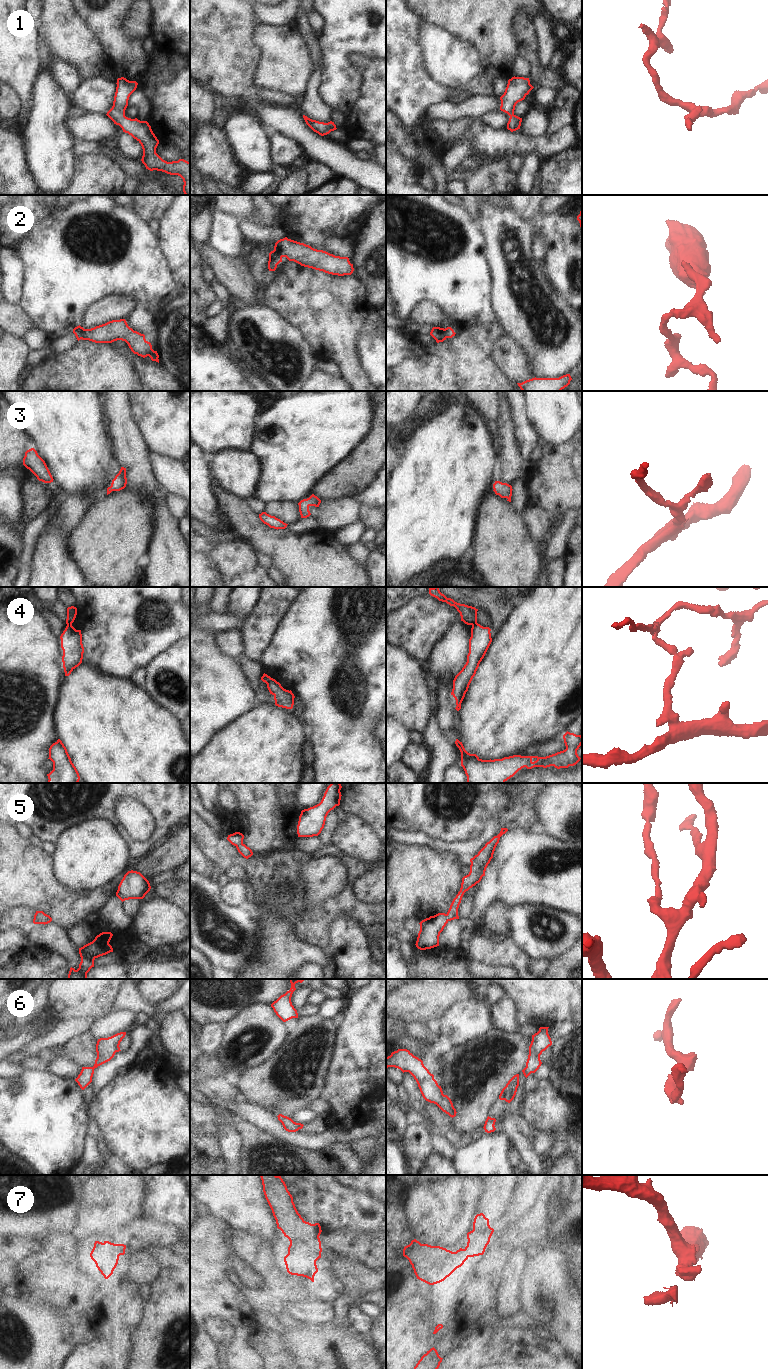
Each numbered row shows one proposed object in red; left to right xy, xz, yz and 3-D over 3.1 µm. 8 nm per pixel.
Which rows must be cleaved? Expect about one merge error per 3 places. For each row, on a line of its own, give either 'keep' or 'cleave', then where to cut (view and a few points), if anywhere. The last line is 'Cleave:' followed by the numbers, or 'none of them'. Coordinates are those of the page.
1: keep | no cut
2: cleave | xy (85, 329), (81, 338)
3: keep | no cut
4: cleave | xy (67, 623), (71, 624)
5: keep | no cut
6: keep | no cut
7: keep | no cut
Cleave: 2, 4

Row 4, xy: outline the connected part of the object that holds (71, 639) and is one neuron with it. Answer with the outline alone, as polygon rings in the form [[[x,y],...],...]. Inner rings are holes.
[[[67,624],[60,639],[63,650],[63,668],[65,676],[69,676],[82,663],[84,647],[81,630],[76,630],[72,624]]]

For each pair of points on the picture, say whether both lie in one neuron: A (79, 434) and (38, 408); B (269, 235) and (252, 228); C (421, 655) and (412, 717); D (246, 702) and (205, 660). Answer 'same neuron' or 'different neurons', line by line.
A: same neuron
B: same neuron
C: different neurons
D: same neuron

